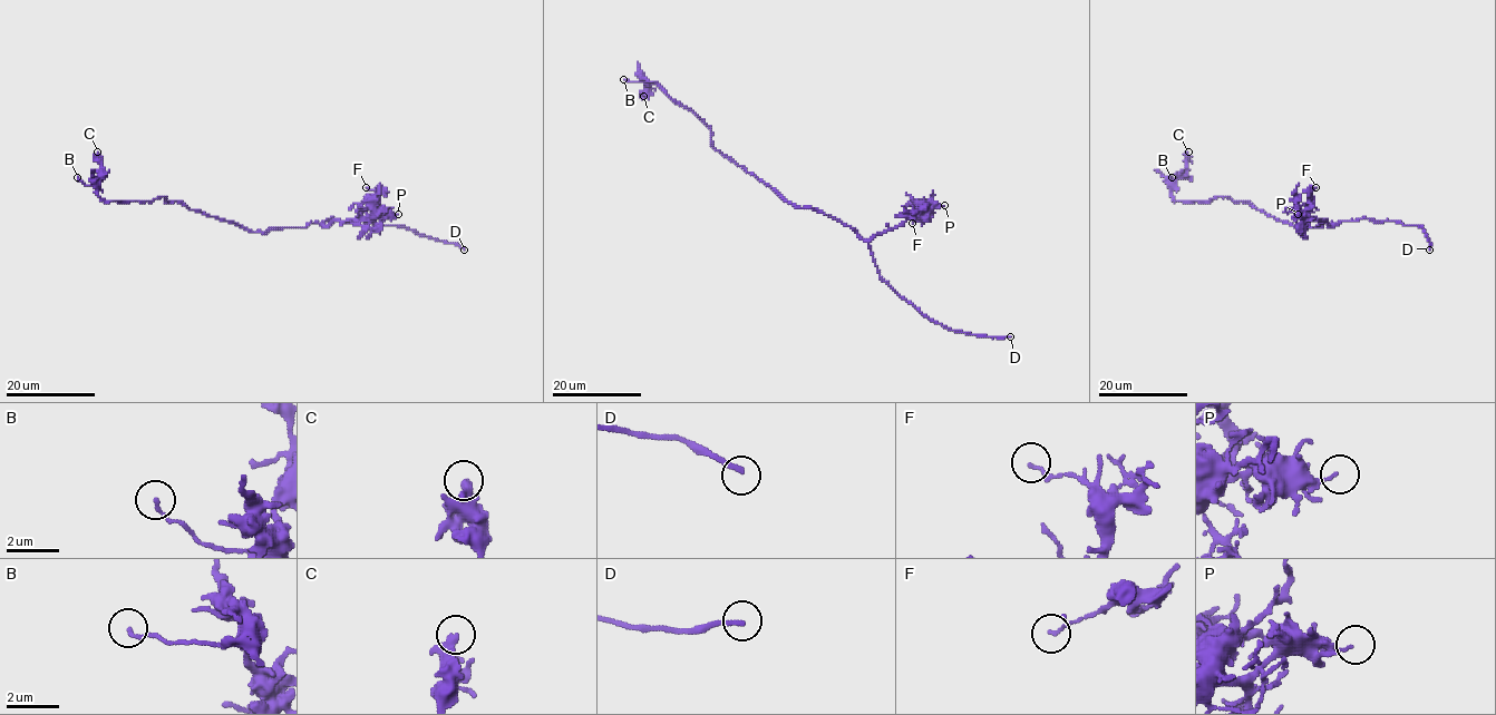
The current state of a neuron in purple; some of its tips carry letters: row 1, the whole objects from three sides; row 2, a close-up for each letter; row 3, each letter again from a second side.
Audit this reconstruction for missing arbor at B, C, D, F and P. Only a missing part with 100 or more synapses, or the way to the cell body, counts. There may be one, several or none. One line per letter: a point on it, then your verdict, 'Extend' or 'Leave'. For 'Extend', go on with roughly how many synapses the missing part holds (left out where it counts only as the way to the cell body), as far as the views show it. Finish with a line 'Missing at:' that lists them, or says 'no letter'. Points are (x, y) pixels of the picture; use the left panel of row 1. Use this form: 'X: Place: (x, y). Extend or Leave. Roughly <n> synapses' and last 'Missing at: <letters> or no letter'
B: Place: (77, 177). Leave
C: Place: (97, 152). Leave
D: Place: (464, 250). Extend
F: Place: (366, 187). Leave
P: Place: (398, 214). Leave
Missing at: D

